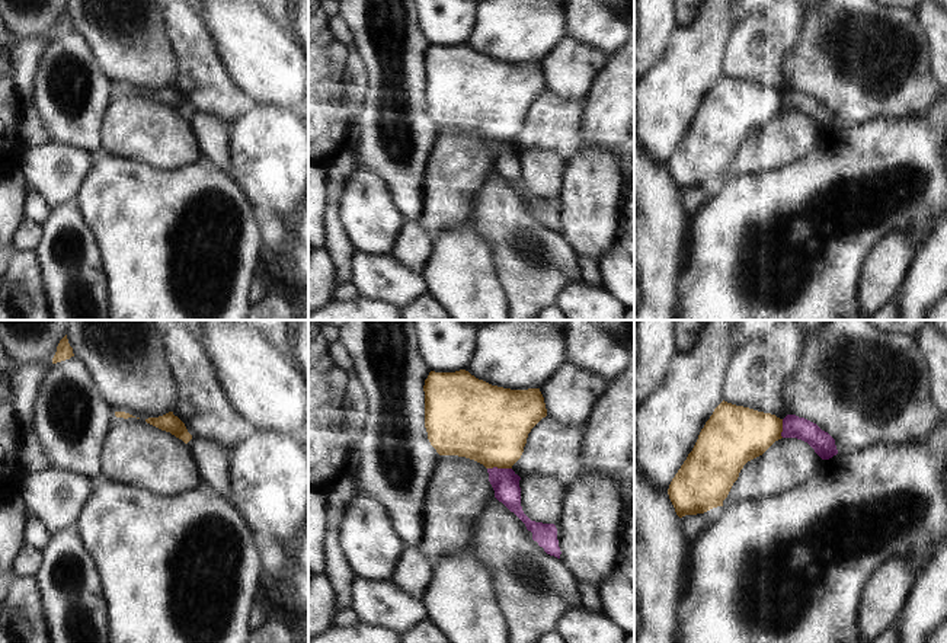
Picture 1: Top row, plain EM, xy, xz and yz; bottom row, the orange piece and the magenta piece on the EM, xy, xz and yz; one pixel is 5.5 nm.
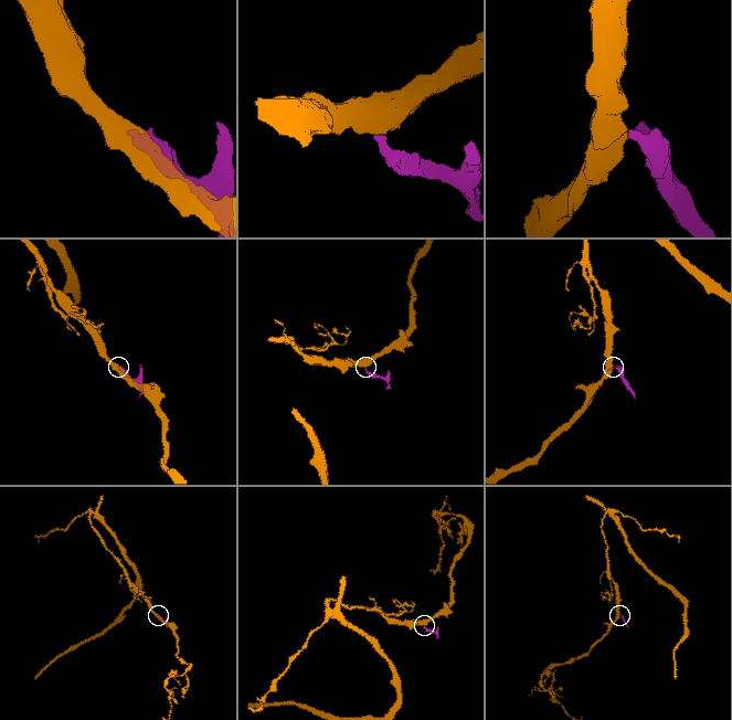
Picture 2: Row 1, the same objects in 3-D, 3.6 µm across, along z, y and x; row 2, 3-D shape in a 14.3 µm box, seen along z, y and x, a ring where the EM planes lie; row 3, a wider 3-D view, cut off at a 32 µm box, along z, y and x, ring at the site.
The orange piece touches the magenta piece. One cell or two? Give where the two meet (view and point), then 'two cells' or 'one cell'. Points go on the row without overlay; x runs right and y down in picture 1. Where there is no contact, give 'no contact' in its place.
meets orange in xz at (499, 141); two cells

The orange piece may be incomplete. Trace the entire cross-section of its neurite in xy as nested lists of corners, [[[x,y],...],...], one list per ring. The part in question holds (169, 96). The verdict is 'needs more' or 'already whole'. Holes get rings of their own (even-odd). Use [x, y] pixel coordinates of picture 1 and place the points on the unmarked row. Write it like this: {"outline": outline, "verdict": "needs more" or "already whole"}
{"outline": [[[169,86],[159,92],[148,92],[145,96],[161,105],[170,106],[185,118],[192,113],[192,109],[188,106],[185,97],[177,90],[175,90],[173,86]]], "verdict": "already whole"}

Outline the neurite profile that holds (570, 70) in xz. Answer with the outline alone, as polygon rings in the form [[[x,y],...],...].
[[[563,38],[553,52],[540,61],[547,90],[564,99],[583,97],[607,64],[608,57],[598,48],[572,38]]]

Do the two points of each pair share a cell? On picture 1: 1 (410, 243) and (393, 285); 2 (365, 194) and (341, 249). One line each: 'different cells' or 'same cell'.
1: different cells
2: different cells

